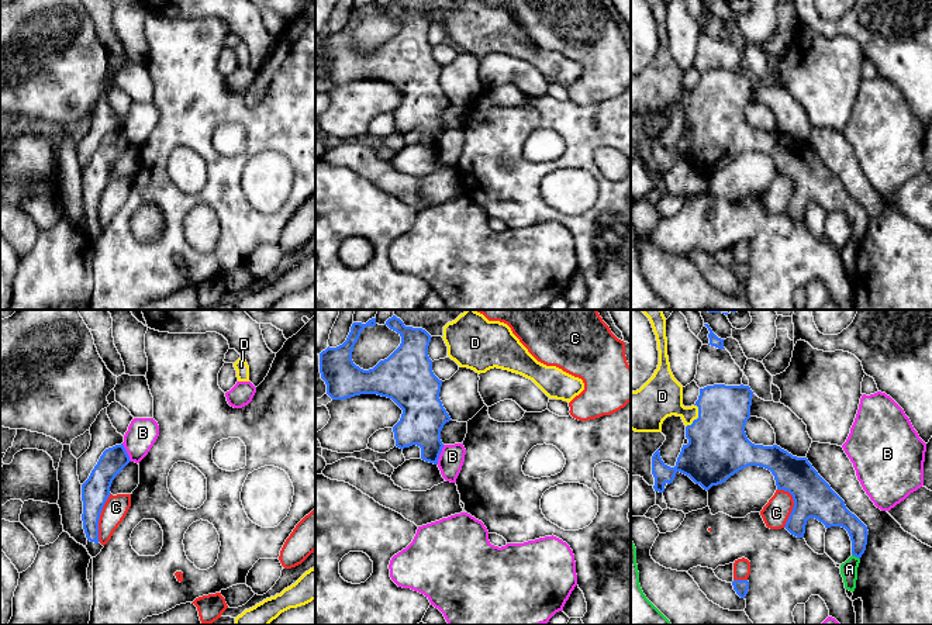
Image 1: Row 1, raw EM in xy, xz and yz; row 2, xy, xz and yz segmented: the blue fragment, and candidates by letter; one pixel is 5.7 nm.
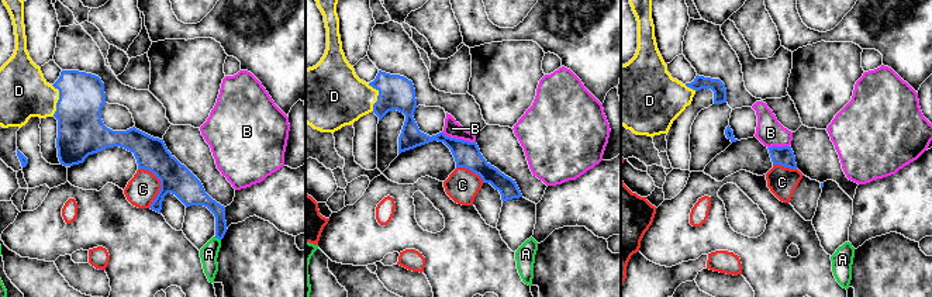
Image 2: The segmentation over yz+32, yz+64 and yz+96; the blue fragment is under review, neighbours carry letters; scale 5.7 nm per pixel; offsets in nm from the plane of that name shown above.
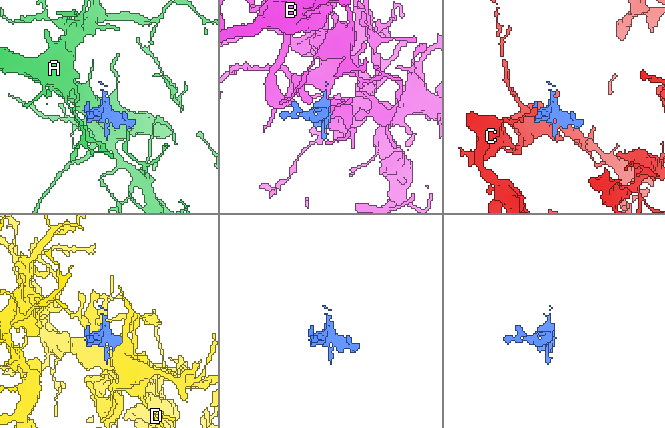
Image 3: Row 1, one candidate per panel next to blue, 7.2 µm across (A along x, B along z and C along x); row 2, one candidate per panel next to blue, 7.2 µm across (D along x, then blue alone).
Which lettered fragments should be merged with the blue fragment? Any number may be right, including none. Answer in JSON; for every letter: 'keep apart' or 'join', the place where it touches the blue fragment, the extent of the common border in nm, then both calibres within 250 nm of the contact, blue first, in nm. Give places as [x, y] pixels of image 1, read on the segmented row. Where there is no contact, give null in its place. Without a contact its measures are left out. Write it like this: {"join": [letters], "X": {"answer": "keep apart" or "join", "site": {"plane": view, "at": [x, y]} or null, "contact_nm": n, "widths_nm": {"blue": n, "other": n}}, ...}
{"join": ["D"], "A": {"answer": "keep apart", "site": {"plane": "yz", "at": [856, 556]}, "contact_nm": 60, "widths_nm": {"blue": 110, "other": 100}}, "B": {"answer": "keep apart", "site": {"plane": "xz", "at": [439, 453]}, "contact_nm": 120, "widths_nm": {"blue": 240, "other": 140}}, "C": {"answer": "keep apart", "site": {"plane": "xy", "at": [99, 517]}, "contact_nm": 280, "widths_nm": {"blue": 160, "other": 140}}, "D": {"answer": "join", "site": {"plane": "yz", "at": [698, 417]}, "contact_nm": 150, "widths_nm": {"blue": 340, "other": 240}}}

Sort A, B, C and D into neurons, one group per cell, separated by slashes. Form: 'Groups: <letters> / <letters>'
Groups: A / B / C / D

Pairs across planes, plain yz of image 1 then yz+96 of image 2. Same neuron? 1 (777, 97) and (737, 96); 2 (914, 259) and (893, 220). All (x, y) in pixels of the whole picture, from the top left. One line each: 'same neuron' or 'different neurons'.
1: same neuron
2: different neurons

